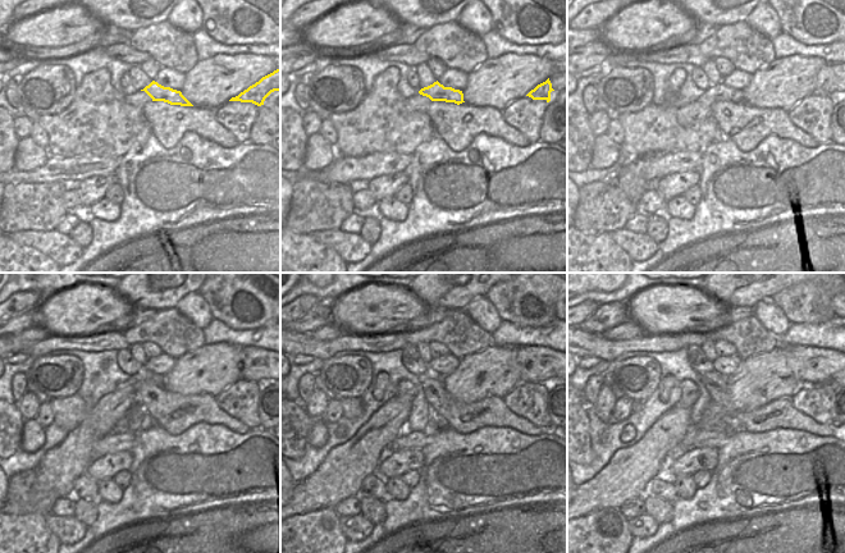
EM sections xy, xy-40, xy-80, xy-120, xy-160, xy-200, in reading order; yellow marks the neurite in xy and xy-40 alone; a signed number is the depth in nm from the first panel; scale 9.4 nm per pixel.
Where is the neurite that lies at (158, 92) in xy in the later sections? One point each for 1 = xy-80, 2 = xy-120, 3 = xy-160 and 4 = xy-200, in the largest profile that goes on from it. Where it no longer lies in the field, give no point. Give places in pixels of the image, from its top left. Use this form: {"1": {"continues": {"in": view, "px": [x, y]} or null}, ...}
{"1": {"continues": {"in": "xy-80", "px": [720, 92]}}, "2": {"continues": {"in": "xy-120", "px": [144, 375]}}, "3": {"continues": {"in": "xy-160", "px": [406, 389]}}, "4": {"continues": {"in": "xy-200", "px": [689, 392]}}}

